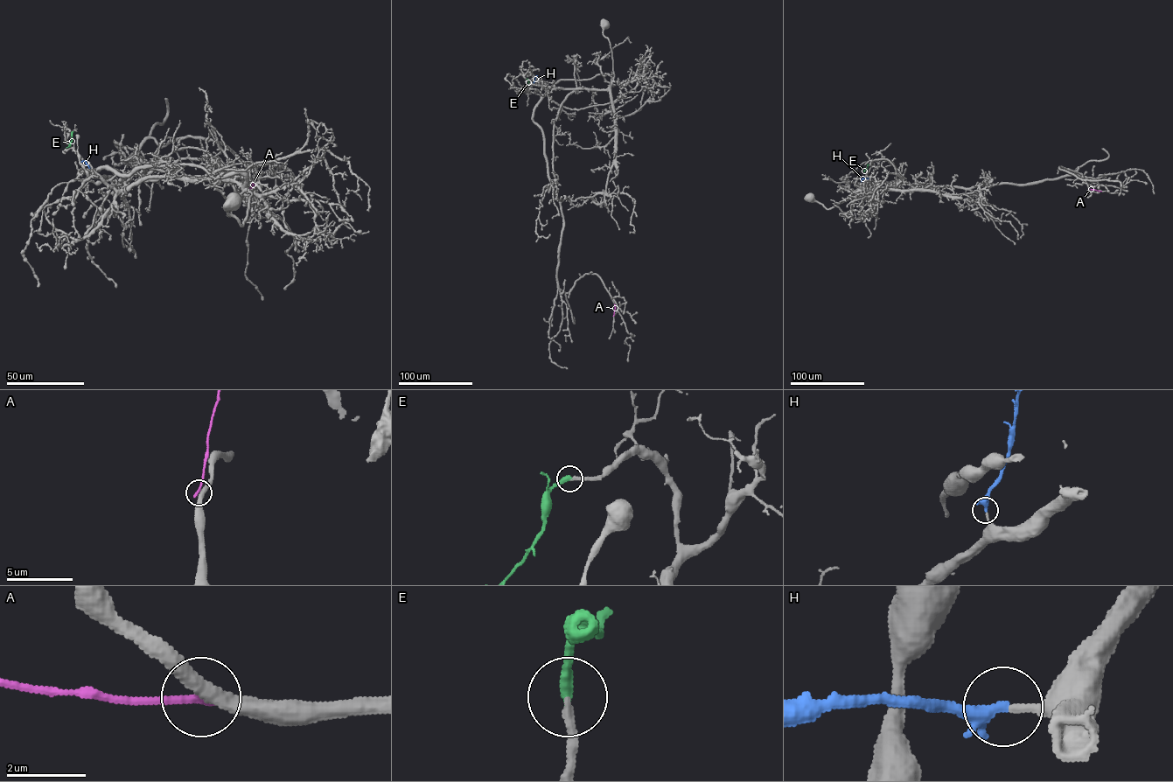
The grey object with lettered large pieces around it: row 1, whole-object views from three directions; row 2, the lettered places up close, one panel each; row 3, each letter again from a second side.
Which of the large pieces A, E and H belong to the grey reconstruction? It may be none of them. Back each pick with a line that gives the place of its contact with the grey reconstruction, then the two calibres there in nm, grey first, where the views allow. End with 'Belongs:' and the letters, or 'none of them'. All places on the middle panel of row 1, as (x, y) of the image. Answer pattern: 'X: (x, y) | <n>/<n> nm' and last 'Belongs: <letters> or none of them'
E: (528, 83) | 240/320 nm
H: (534, 83) | 200/420 nm
Belongs: E, H

